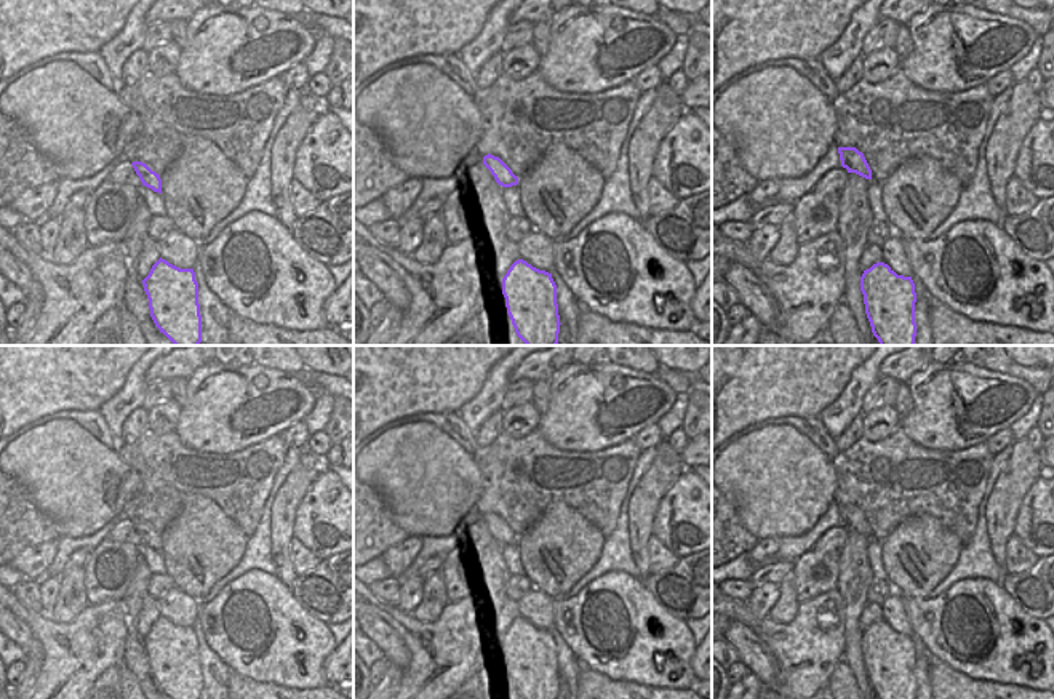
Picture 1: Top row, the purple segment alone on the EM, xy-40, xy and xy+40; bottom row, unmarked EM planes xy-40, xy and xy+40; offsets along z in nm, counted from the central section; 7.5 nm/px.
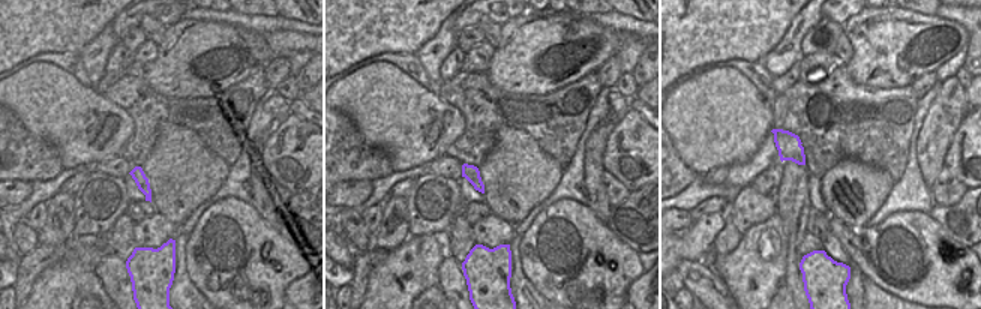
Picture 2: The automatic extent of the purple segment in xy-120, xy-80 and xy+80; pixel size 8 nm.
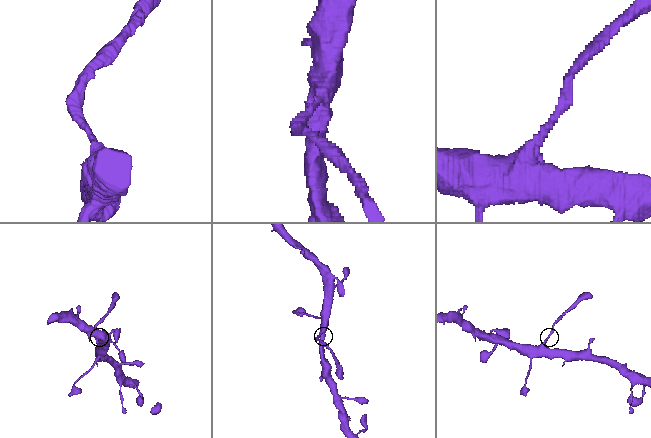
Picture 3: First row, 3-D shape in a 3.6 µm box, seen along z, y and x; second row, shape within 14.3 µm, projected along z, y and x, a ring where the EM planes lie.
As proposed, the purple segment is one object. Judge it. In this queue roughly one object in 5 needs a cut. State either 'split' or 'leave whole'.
split

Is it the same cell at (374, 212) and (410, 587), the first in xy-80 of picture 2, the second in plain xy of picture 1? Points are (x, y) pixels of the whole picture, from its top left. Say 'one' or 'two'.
one

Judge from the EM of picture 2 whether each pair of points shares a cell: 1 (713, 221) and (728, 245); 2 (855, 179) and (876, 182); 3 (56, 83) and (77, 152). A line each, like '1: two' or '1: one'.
1: two
2: one
3: one

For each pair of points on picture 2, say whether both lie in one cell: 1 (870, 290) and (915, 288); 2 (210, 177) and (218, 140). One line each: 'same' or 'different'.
1: different
2: different

